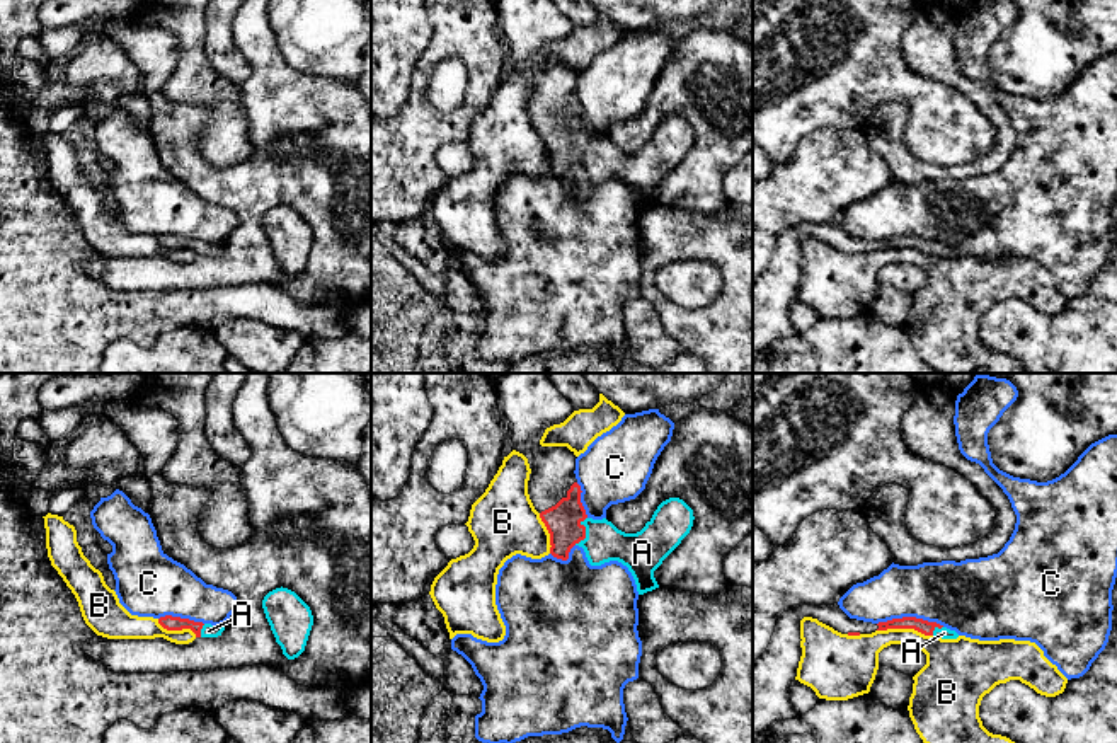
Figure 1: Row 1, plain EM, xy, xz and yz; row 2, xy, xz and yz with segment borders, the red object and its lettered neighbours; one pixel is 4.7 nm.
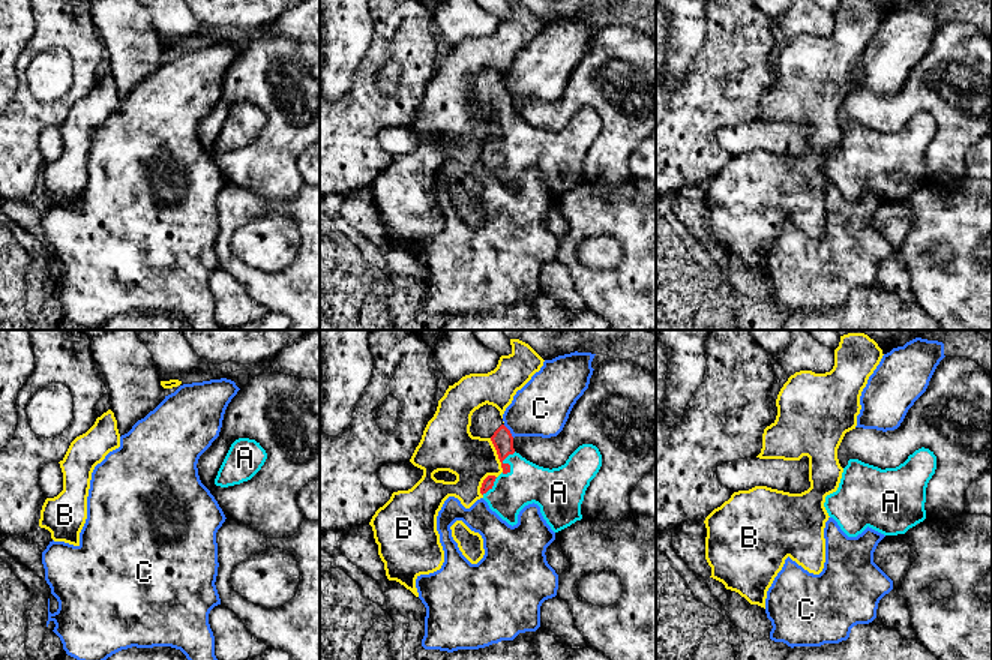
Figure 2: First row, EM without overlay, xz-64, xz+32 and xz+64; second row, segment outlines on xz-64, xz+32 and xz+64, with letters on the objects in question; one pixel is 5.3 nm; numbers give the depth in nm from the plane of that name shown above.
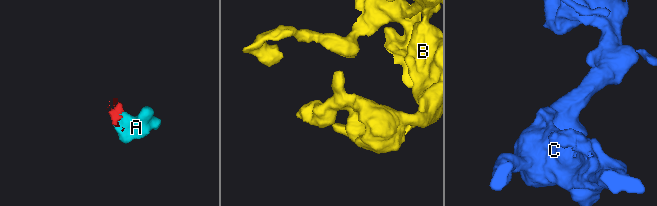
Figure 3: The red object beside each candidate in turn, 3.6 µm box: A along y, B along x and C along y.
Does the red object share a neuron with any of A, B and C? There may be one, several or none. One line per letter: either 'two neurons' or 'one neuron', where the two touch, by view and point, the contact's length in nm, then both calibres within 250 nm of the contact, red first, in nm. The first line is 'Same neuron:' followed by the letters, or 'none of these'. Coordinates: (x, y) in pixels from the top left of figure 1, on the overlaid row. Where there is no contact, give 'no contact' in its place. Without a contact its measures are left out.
Same neuron: A
A: one neuron | xz (584, 532) | 150 nm | 160/180 nm
B: two neurons | yz (905, 627) | 260 nm | 70/190 nm
C: two neurons | yz (911, 617) | 320 nm | 70/320 nm

